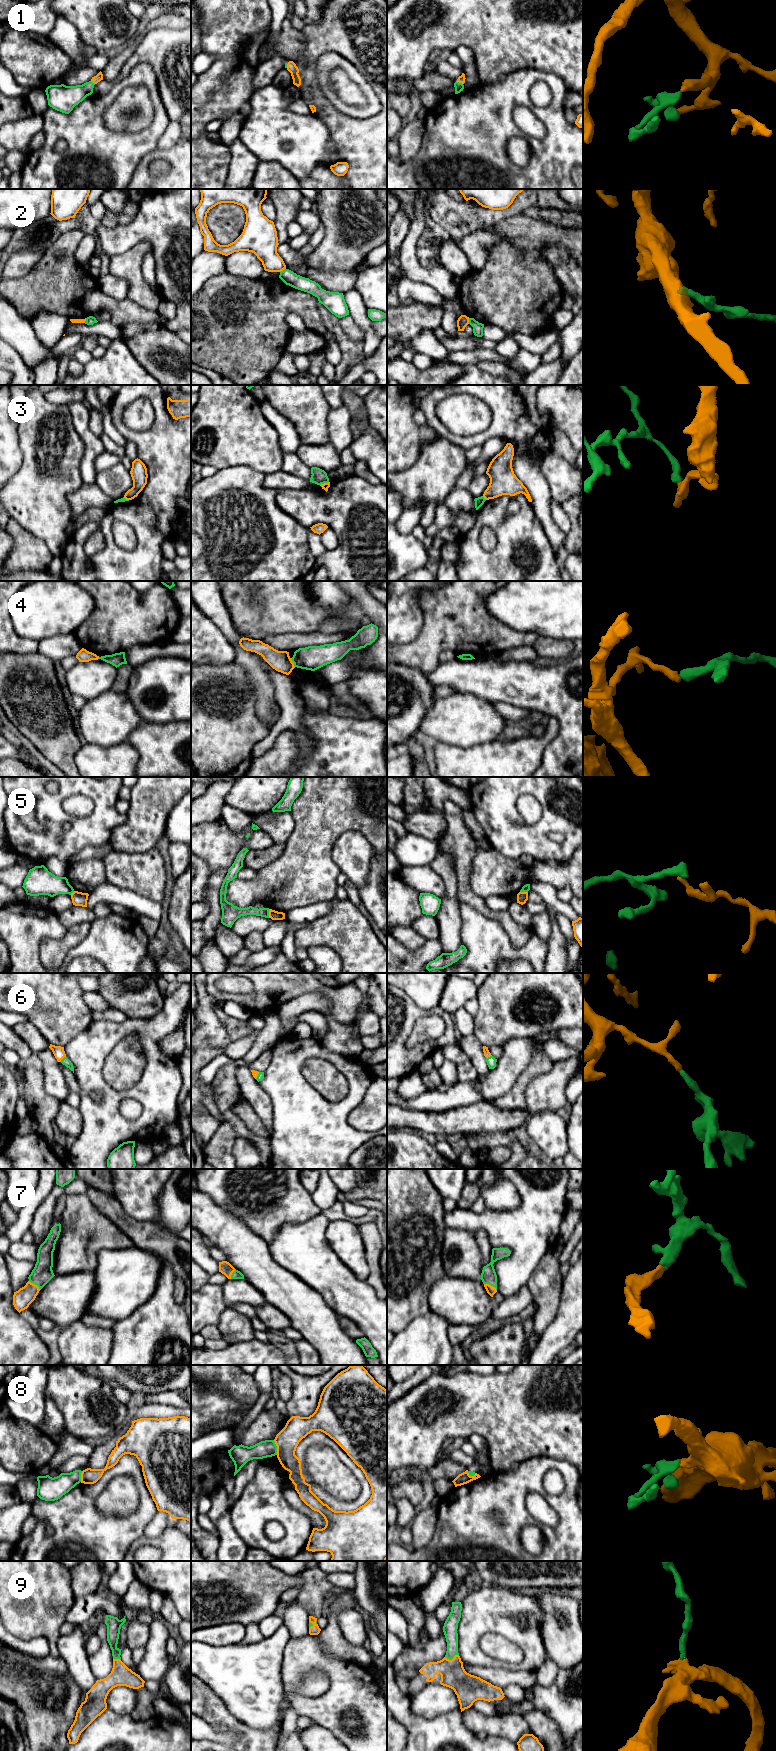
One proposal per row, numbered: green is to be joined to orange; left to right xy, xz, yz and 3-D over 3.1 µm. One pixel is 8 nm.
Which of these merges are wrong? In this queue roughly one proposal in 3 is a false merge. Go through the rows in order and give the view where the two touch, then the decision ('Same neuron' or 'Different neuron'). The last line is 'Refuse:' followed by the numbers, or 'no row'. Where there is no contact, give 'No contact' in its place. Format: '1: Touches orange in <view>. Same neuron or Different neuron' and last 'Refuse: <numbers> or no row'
1: Touches orange in yz. Same neuron
2: Touches orange in xz. Different neuron
3: Touches orange in yz. Different neuron
4: Touches orange in xz. Different neuron
5: Touches orange in xz. Different neuron
6: Touches orange in xy. Same neuron
7: Touches orange in yz. Same neuron
8: Touches orange in xz. Different neuron
9: Touches orange in yz. Same neuron
Refuse: 2, 3, 4, 5, 8

